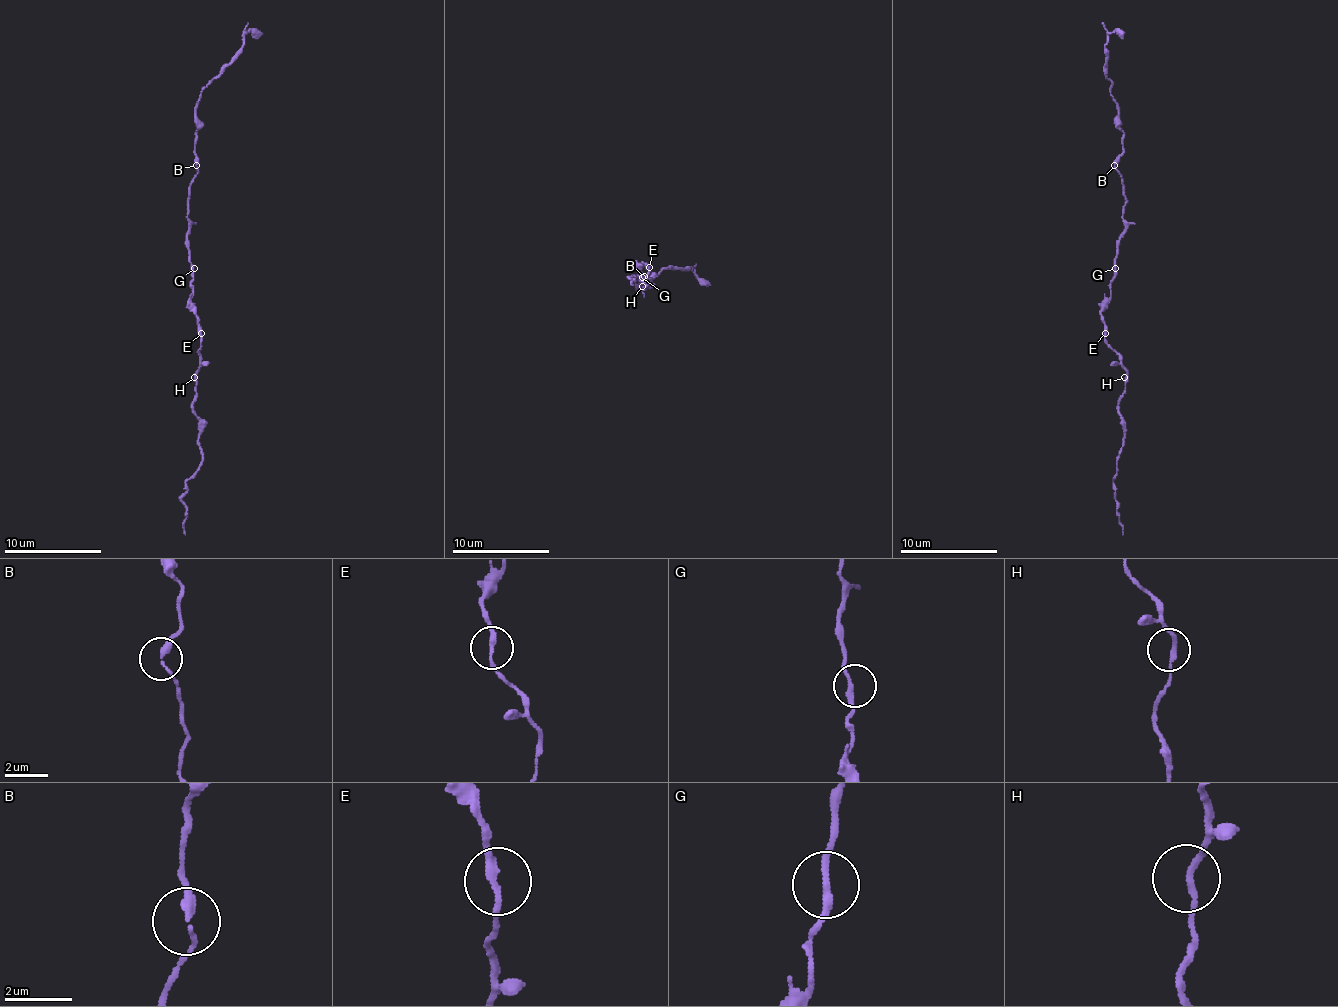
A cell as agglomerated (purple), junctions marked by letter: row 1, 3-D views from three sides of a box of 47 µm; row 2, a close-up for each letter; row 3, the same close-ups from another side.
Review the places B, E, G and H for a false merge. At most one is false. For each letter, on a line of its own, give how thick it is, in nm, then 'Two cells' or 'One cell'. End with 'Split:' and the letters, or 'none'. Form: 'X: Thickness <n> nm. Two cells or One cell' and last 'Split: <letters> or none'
B: Thickness 240 nm. One cell
E: Thickness 240 nm. One cell
G: Thickness 220 nm. One cell
H: Thickness 200 nm. One cell
Split: none

